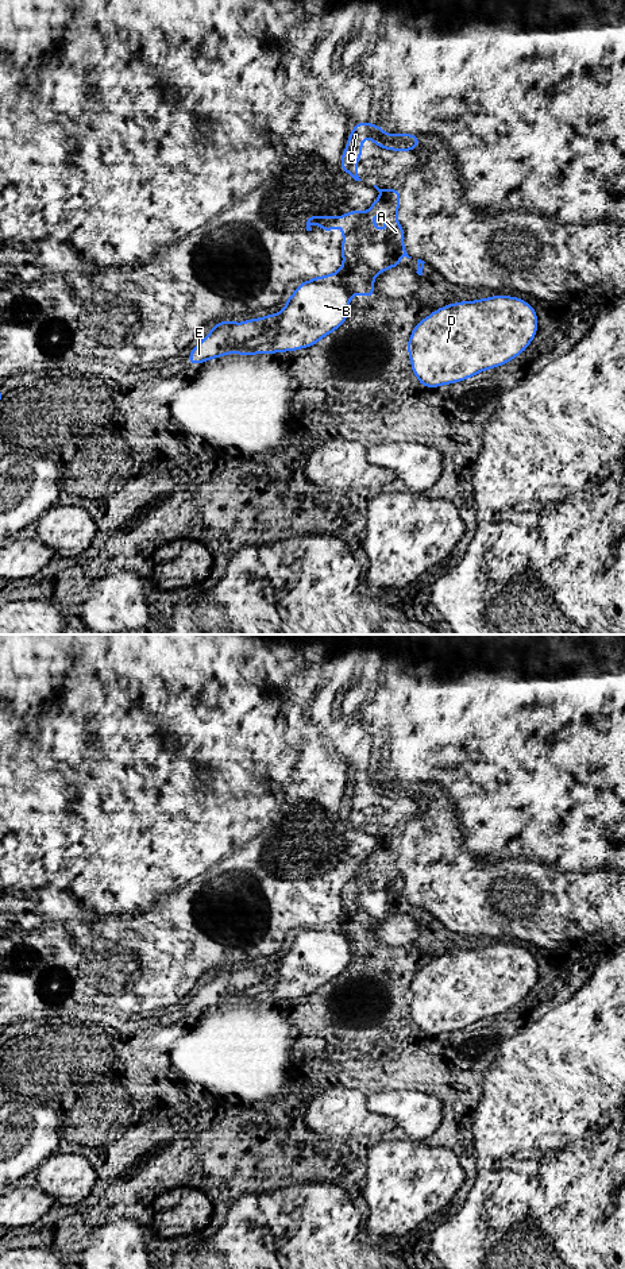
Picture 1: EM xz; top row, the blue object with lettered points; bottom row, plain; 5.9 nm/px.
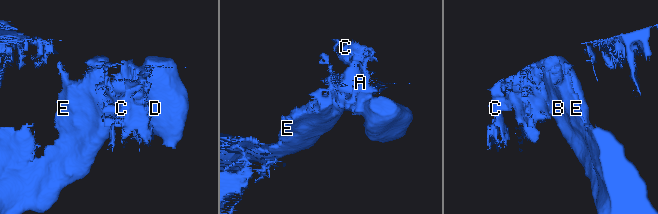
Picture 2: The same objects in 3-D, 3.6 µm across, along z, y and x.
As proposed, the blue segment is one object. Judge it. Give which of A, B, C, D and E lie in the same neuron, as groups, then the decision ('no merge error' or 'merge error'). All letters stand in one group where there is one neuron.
groups A C D / B E; merge error

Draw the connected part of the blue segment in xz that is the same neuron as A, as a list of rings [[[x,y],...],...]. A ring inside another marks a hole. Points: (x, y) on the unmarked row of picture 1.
[[[374,833],[374,836],[379,840],[379,845],[370,853],[366,860],[348,859],[343,864],[312,864],[308,867],[306,879],[312,879],[310,873],[317,872],[325,880],[332,880],[335,875],[340,875],[343,882],[340,896],[343,904],[342,915],[332,922],[310,926],[309,929],[317,932],[340,933],[347,937],[351,945],[355,945],[356,942],[374,945],[375,923],[391,915],[401,914],[402,911],[400,910],[400,907],[402,903],[409,907],[412,906],[408,903],[404,895],[405,880],[401,871],[397,868],[401,837],[379,837],[377,833]],[[378,861],[385,865],[383,876],[389,879],[386,884],[373,869],[374,864]]]

